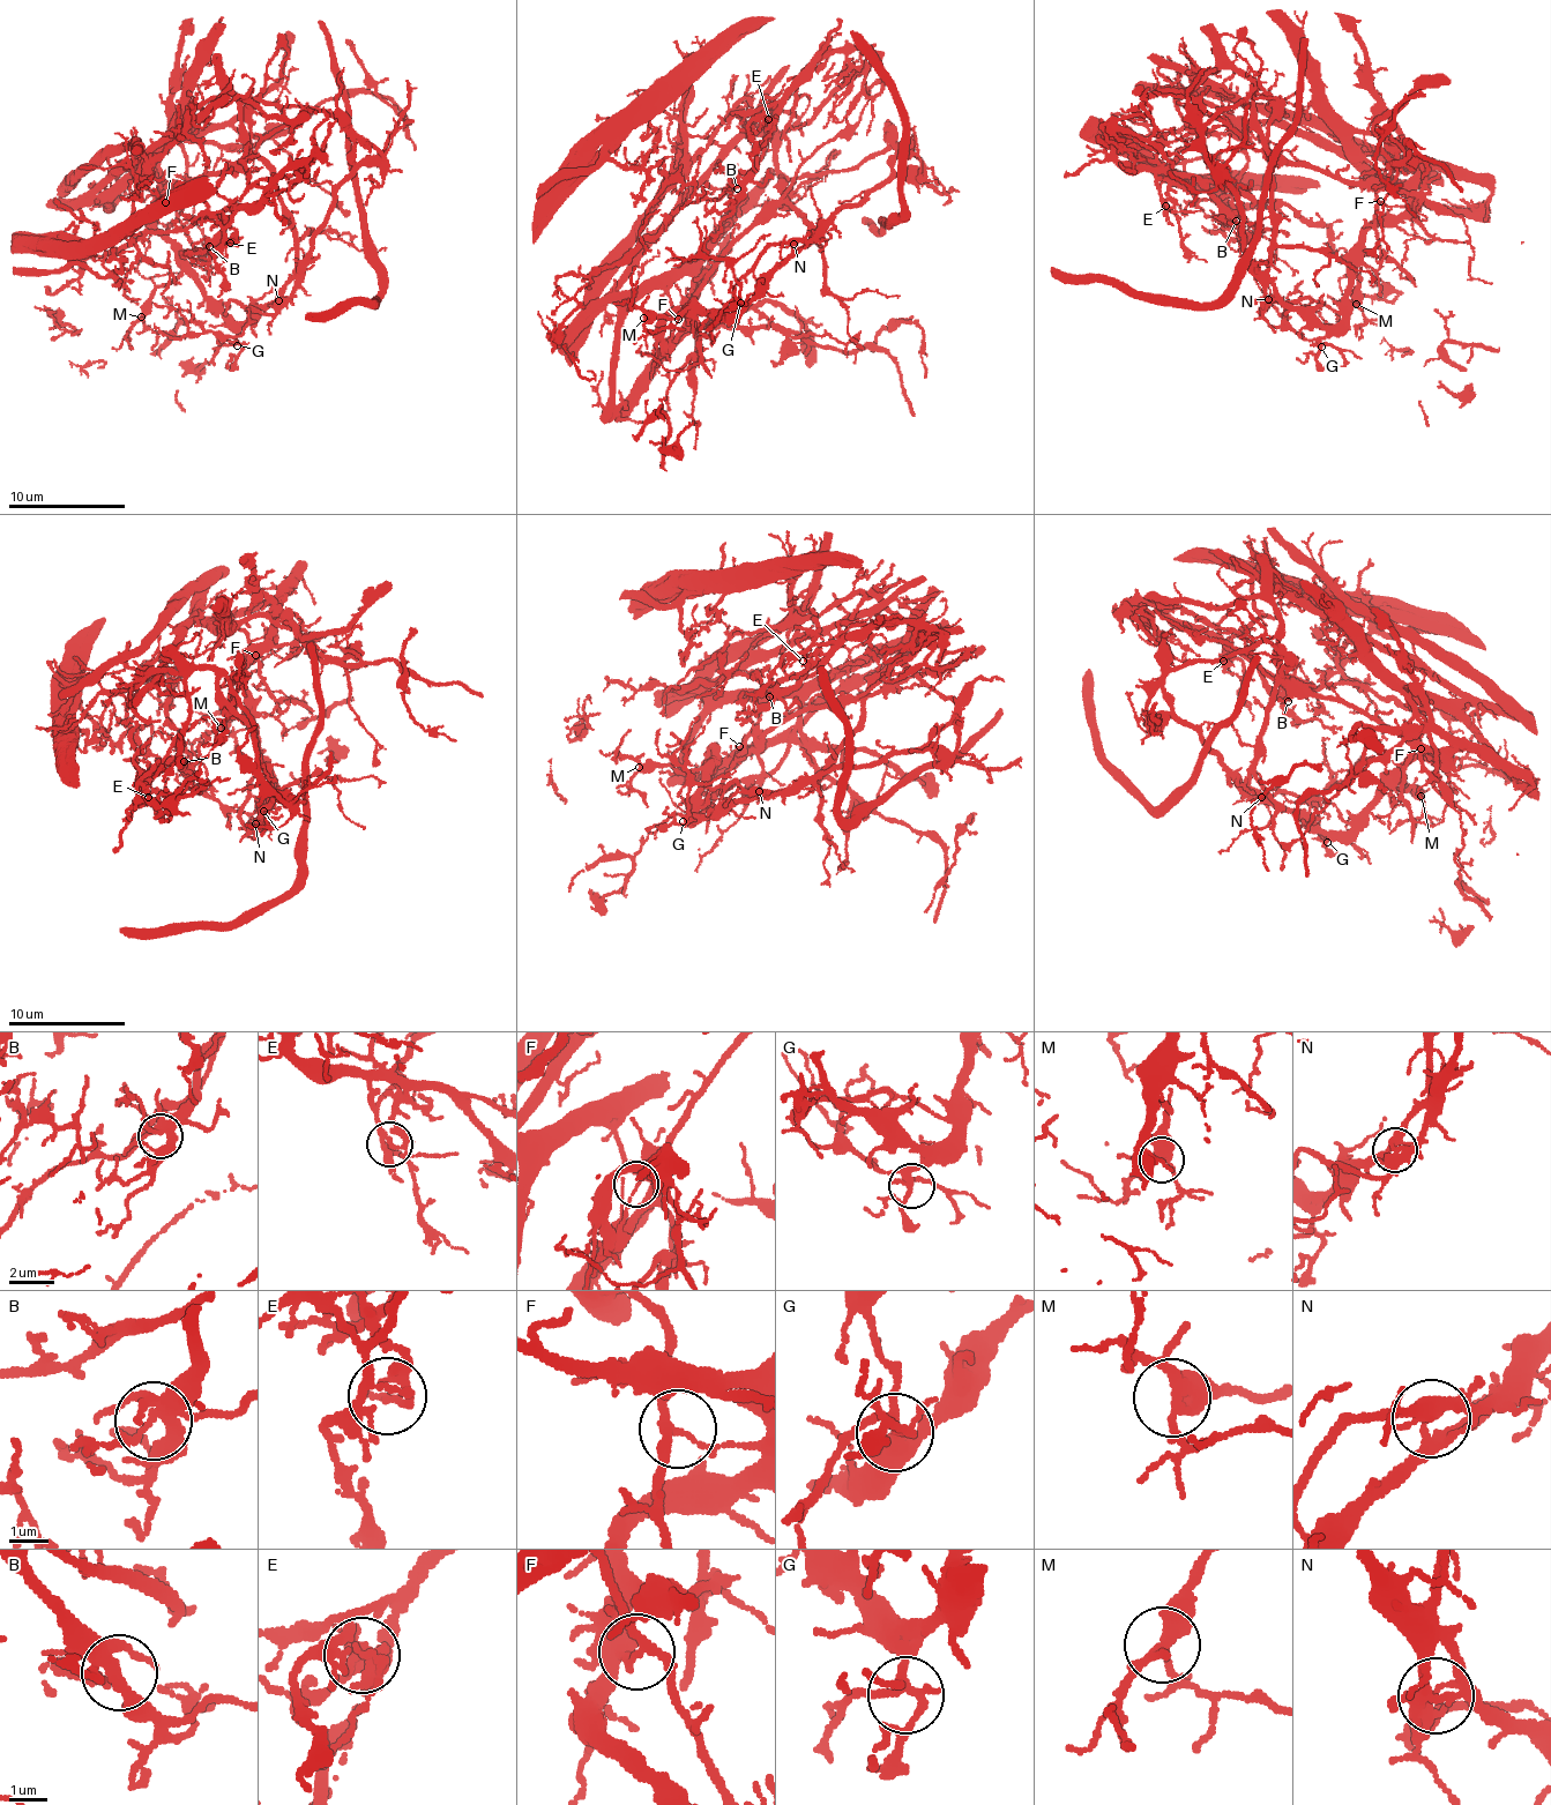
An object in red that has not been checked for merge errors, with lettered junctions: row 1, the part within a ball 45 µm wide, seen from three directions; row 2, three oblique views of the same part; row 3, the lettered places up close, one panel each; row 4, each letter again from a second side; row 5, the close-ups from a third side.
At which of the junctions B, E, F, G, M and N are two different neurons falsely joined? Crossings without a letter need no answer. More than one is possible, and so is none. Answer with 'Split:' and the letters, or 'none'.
Split: F, N

